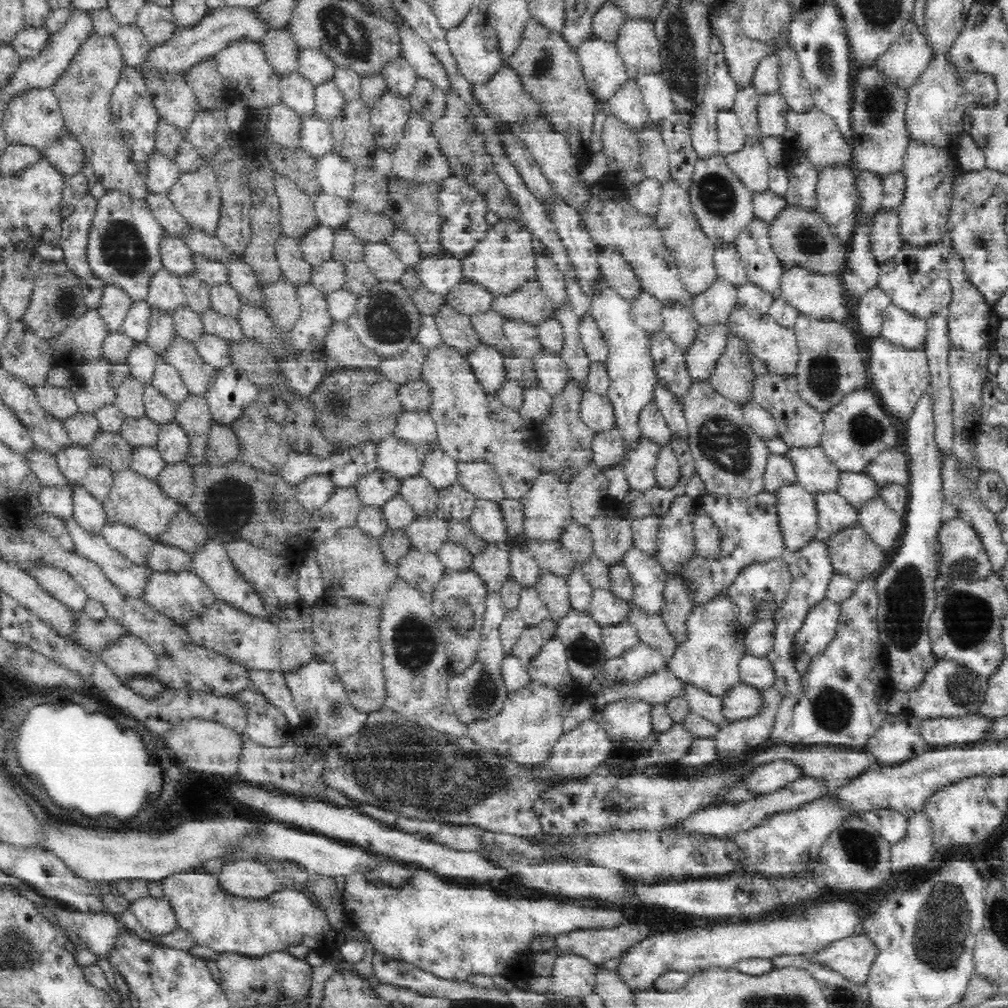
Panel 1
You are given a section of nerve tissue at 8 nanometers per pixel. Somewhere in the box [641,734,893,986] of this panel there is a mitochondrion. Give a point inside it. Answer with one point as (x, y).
(859, 844)

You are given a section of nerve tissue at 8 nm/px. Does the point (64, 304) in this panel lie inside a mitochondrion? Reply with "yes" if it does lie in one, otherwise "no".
yes

